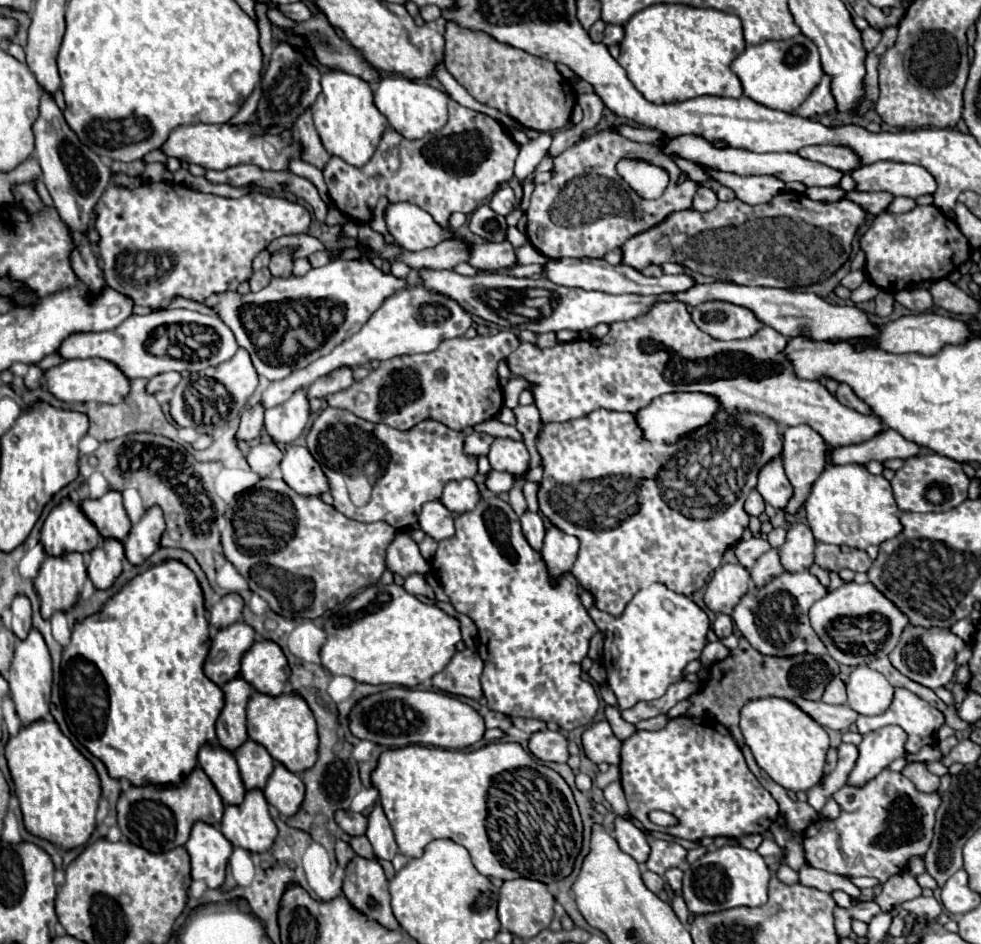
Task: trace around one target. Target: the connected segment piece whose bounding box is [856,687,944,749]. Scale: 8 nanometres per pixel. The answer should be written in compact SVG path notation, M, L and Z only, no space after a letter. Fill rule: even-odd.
M898 687L894 691L894 699L892 699L890 707L884 713L874 715L874 717L860 715L858 721L856 721L856 727L858 727L860 733L870 733L870 731L880 729L884 725L900 725L908 733L906 749L922 749L924 745L932 745L936 741L936 733L944 725L944 715L938 709L934 709L930 703L926 703L924 699L920 699L918 695L914 695L912 691L908 691L904 687Z

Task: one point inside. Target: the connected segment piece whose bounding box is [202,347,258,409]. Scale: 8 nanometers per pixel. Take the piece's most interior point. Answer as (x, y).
(240, 378)

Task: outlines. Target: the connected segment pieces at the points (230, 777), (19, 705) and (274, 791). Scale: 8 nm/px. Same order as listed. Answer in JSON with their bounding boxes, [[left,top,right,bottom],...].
[[198,743,244,805],[8,629,52,725],[264,763,304,817]]

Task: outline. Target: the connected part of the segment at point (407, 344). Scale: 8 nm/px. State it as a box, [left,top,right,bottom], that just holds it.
[260,287,472,407]

